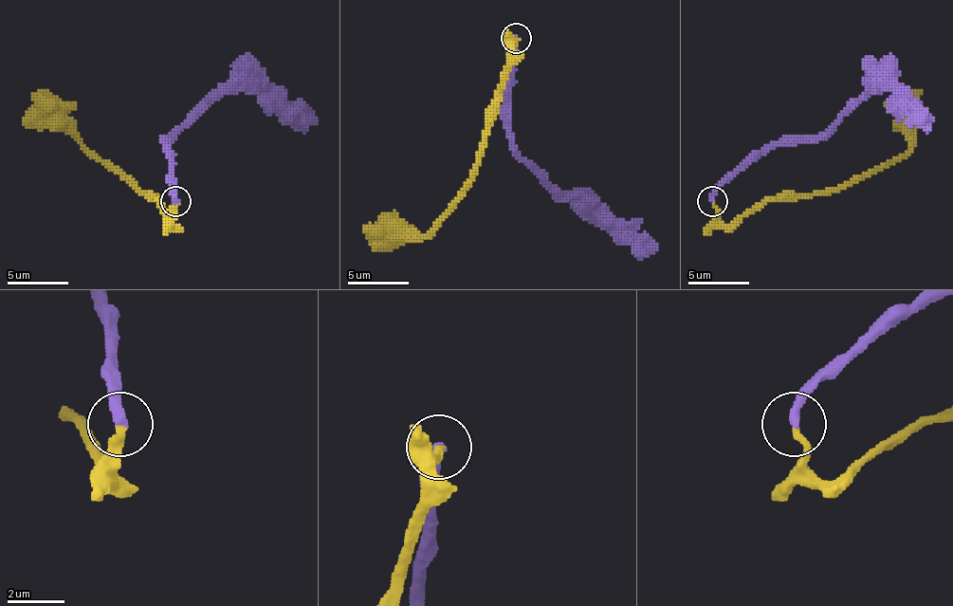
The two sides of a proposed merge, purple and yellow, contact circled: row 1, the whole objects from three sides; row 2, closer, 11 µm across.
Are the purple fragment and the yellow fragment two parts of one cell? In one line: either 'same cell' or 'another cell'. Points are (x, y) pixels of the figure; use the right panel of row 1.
same cell

